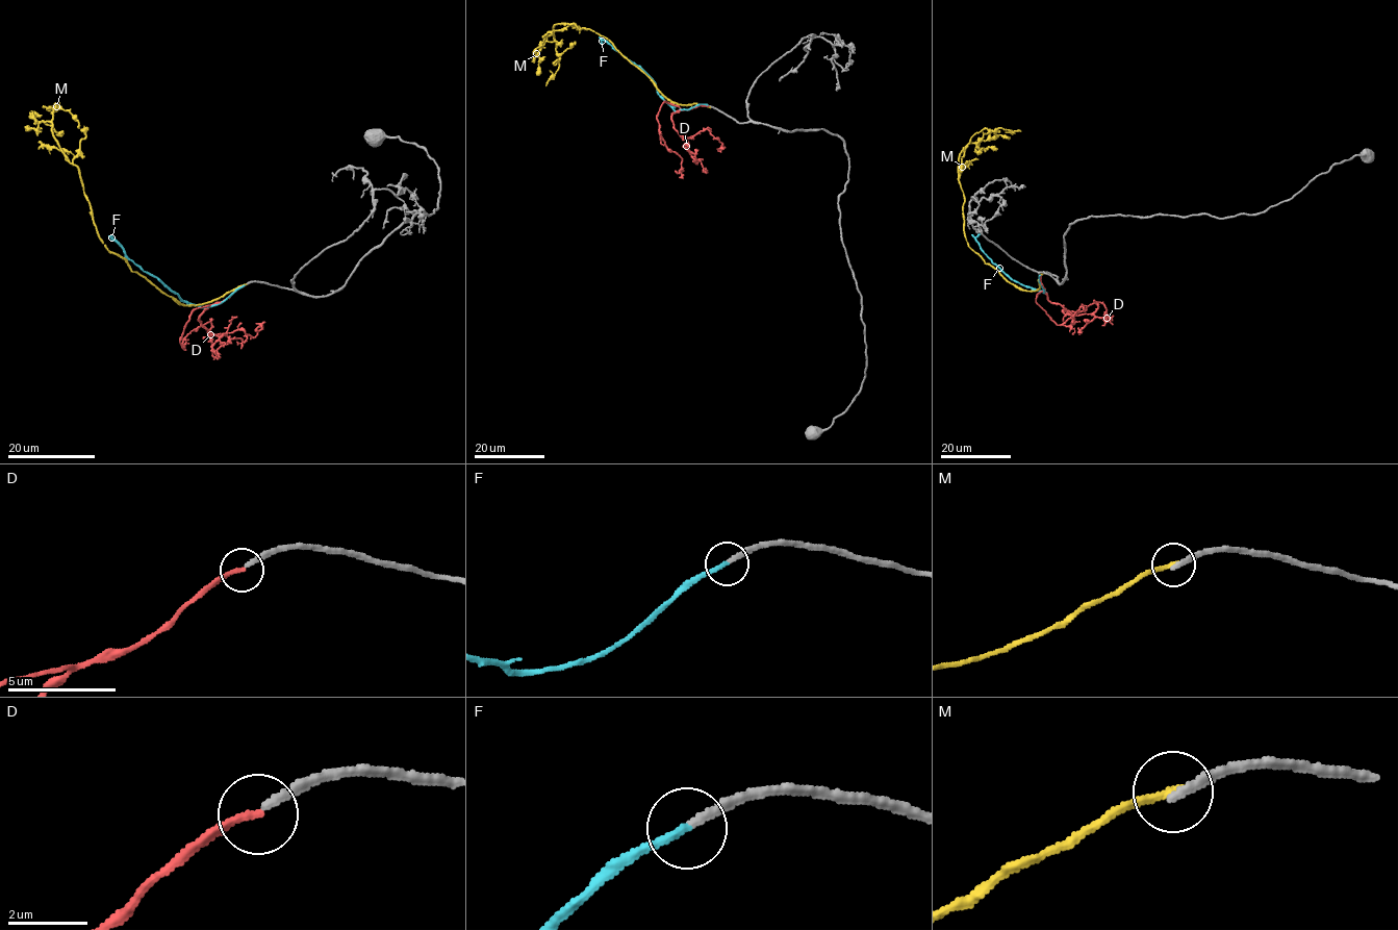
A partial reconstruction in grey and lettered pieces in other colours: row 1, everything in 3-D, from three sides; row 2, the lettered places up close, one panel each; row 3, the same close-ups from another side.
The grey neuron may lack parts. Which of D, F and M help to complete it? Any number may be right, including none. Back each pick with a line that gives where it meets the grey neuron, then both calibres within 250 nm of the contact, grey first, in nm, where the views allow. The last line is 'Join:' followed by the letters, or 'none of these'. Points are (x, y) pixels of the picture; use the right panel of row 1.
F: (1040, 275) | 200/240 nm
Join: F

